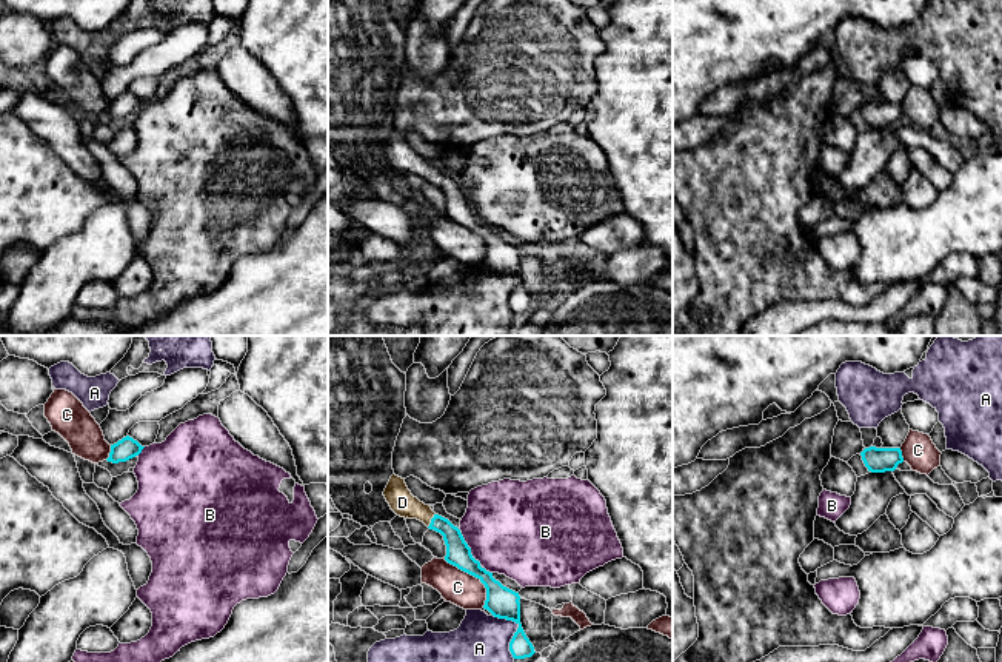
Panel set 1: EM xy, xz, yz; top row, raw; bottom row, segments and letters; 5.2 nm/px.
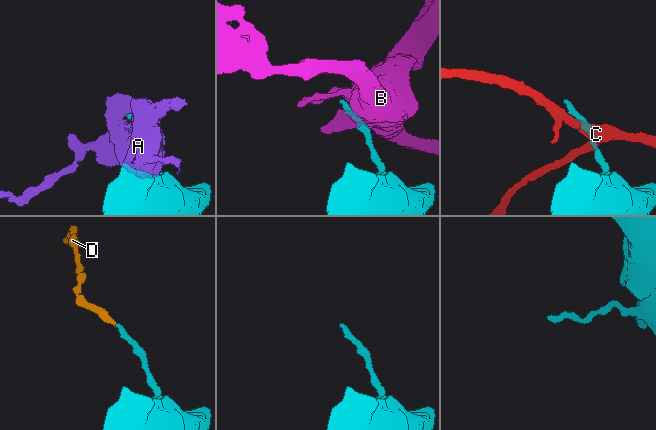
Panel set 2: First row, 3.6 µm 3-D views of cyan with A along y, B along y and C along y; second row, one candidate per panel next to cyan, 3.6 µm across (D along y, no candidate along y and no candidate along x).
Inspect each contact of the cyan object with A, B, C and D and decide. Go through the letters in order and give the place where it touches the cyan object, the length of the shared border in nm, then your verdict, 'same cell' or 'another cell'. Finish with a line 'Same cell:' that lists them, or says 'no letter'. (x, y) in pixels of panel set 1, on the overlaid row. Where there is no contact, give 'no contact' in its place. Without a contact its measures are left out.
A: xz (517, 630) | 260 nm | another cell
B: xz (470, 548) | 200 nm | another cell
C: xz (474, 576) | 340 nm | another cell
D: xz (431, 521) | 90 nm | same cell
Same cell: D

